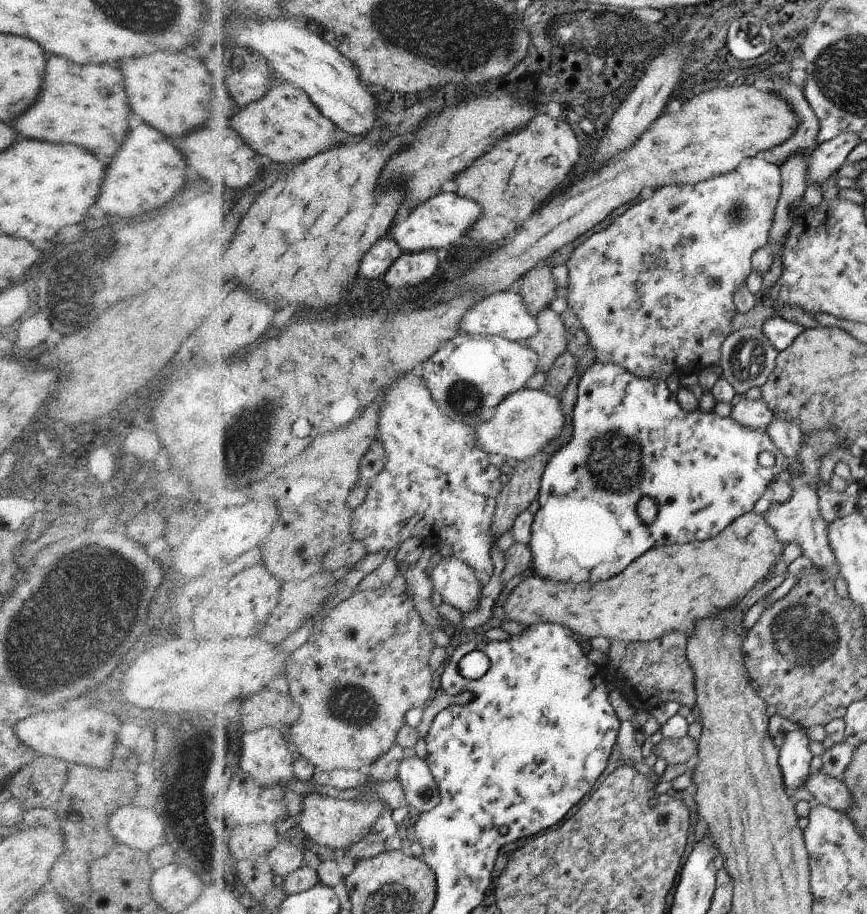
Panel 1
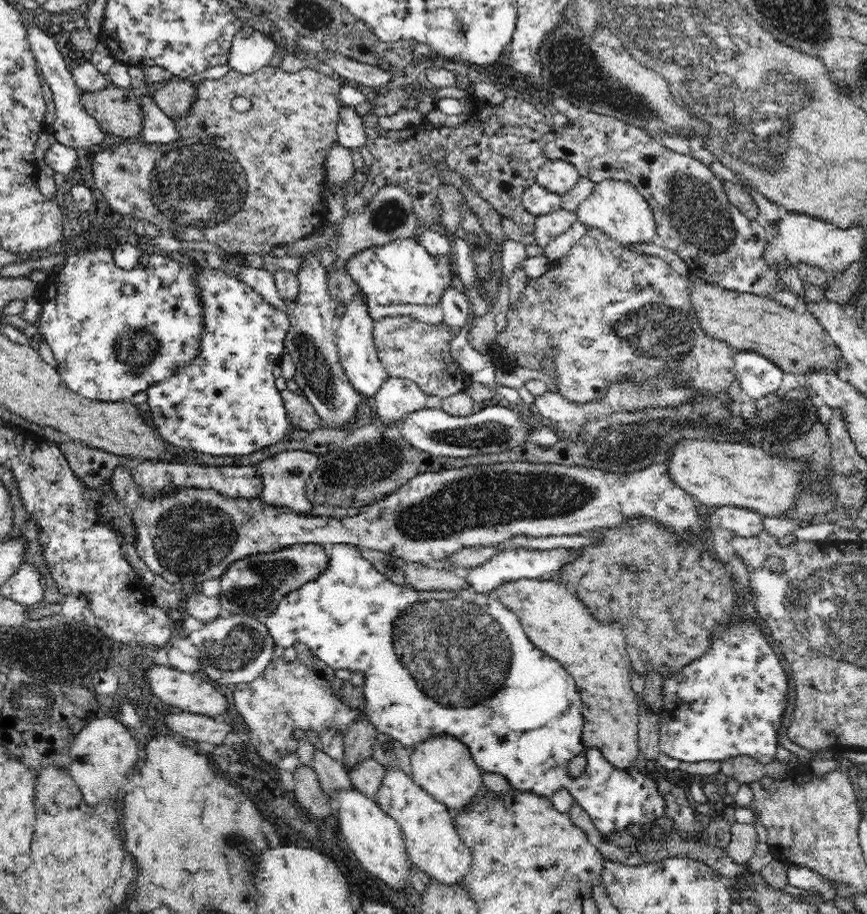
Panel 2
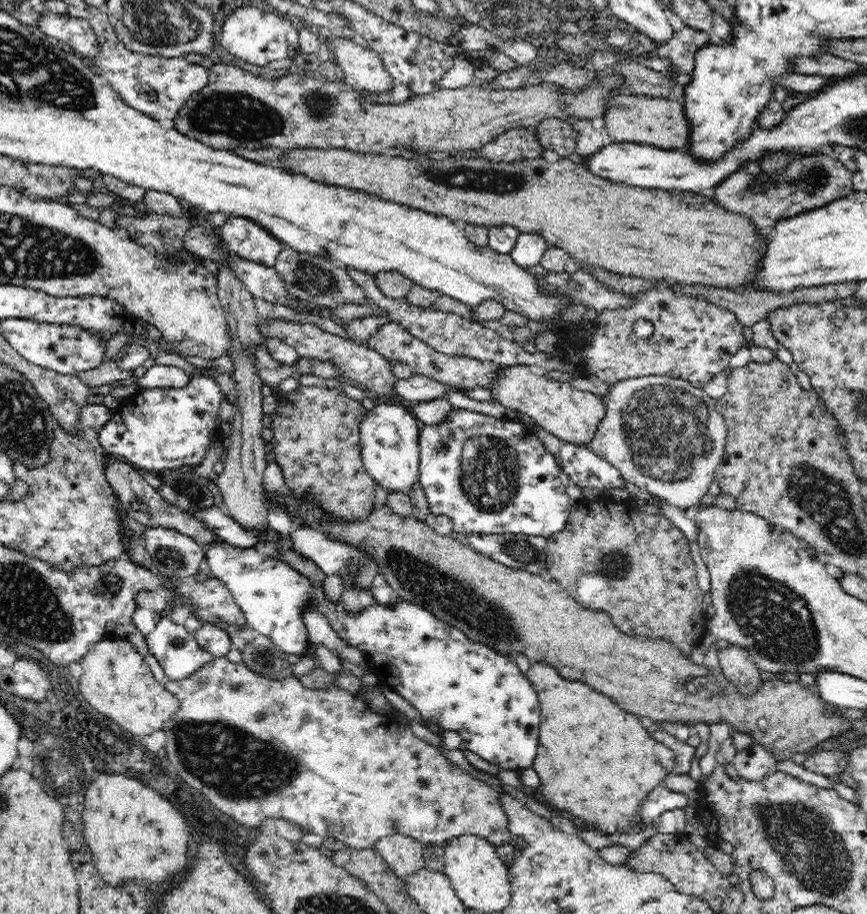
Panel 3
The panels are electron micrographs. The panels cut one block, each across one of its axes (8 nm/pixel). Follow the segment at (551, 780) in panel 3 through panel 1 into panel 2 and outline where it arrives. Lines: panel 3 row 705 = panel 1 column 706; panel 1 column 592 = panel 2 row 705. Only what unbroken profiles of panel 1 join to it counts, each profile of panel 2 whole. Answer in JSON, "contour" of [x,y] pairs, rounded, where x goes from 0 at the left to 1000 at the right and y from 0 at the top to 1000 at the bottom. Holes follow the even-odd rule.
{"contour":[[[611,632],[585,633],[572,642],[572,652],[572,655],[599,677],[611,702],[616,707],[625,707],[625,711],[630,711],[630,716],[634,716],[637,720],[644,720],[644,724],[648,724],[648,729],[653,729],[653,733],[657,733],[660,742],[664,744],[671,768],[676,772],[676,779],[672,779],[672,814],[694,822],[706,838],[717,841],[732,838],[732,832],[737,829],[738,824],[735,804],[737,784],[734,781],[737,769],[734,770],[731,757],[727,753],[727,722],[722,716],[717,687],[710,682],[692,683],[691,678],[685,677],[684,670],[667,655],[666,647],[651,637]]]}

